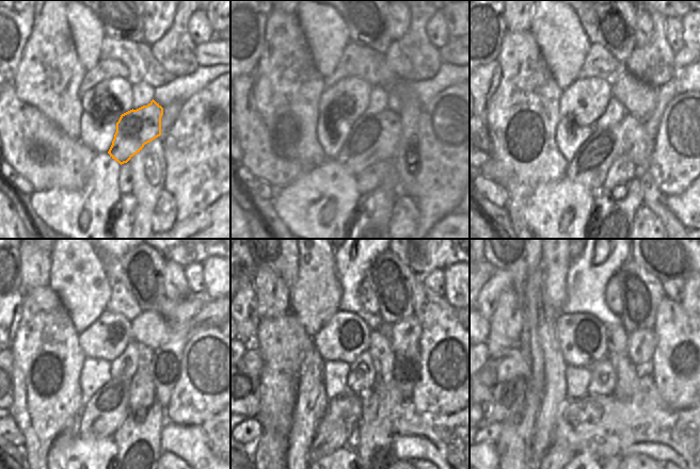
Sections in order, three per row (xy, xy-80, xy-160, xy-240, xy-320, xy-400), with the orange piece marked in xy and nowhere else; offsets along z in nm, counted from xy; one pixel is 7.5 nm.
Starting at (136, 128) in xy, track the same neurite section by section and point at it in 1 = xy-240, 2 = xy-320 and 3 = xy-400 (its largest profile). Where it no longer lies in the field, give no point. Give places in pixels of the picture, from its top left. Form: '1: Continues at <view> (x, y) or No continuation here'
1: Continues at xy-240 (100, 417)
2: Continues at xy-320 (344, 413)
3: Continues at xy-400 (559, 453).

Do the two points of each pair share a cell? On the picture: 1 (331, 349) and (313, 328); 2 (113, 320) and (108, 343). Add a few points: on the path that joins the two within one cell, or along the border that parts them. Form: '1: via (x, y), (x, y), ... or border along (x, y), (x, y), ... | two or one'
1: border along (334, 313), (312, 337) | two
2: via (112, 325), (112, 332), (108, 338) | one

